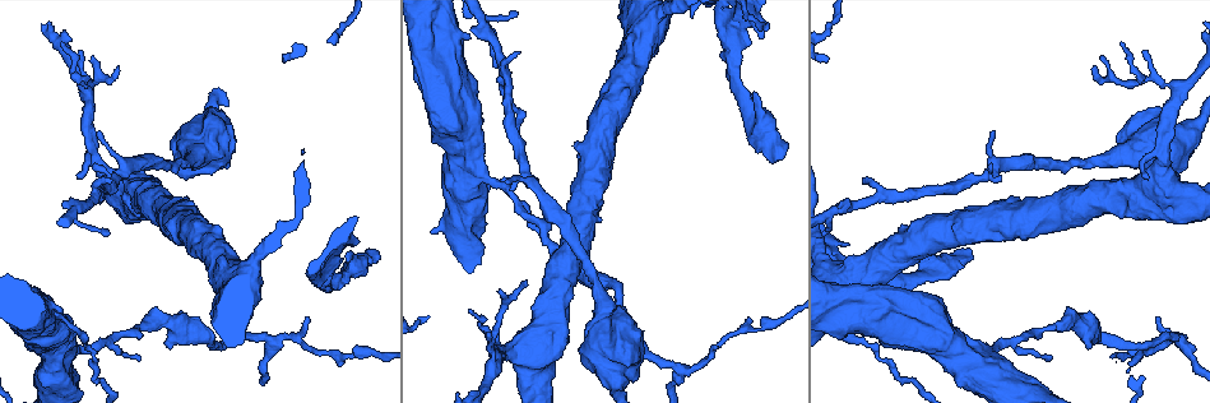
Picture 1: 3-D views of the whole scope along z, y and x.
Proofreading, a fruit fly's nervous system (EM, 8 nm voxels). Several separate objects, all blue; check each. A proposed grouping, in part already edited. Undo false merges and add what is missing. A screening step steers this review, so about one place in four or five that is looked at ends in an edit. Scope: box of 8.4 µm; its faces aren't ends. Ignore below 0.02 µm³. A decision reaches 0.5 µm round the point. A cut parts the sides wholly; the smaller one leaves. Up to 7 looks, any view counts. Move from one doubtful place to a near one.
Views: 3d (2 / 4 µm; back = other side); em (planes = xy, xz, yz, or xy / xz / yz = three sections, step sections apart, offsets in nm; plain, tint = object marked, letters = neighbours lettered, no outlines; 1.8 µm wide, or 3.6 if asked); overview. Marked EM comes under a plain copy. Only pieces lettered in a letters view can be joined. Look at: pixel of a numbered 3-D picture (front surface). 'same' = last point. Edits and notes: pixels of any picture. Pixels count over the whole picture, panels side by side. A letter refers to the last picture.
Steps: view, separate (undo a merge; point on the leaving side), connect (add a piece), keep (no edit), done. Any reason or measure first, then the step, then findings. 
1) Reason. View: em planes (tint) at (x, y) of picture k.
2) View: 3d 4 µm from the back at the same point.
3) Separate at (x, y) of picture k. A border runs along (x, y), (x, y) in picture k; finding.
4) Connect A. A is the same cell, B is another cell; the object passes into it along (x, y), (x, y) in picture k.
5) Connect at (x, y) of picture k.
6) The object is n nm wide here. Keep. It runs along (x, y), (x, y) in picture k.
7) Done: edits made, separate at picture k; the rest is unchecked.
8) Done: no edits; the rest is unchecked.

An open end. View: 3d 2 µm at (520, 52) of picture 1.

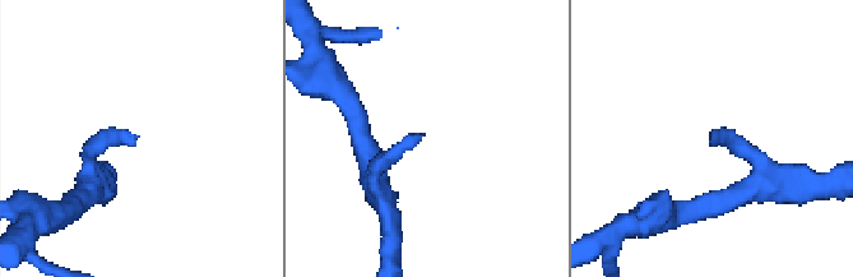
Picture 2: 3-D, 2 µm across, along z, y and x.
Shape alone is not enough. View: em planes (letters) at (132, 141) of picture 2.

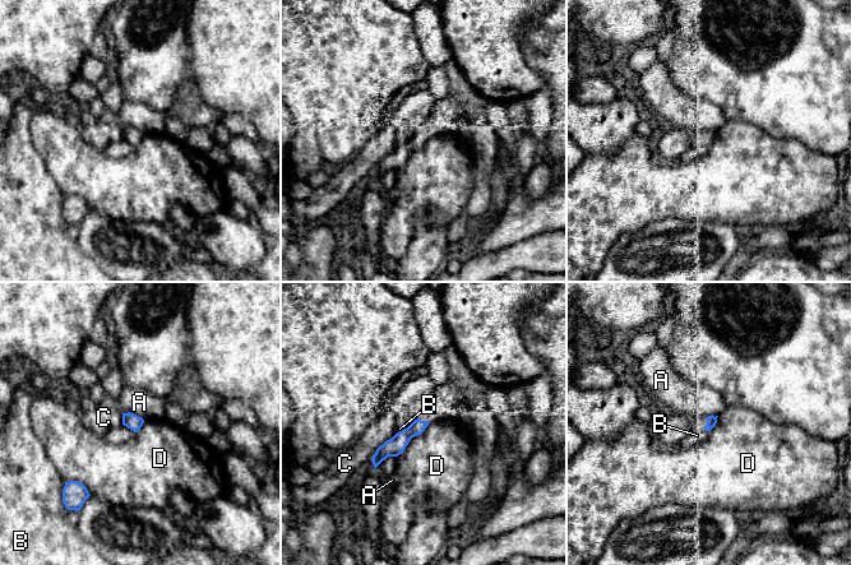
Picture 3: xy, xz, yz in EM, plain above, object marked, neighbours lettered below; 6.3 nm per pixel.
Keep. A, B, C and D are other cells; a border runs along (429, 422), (397, 457) in picture 3; none of them fits.

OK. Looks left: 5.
An open end. View: 3d 4 µm at (754, 91) of picture 1.

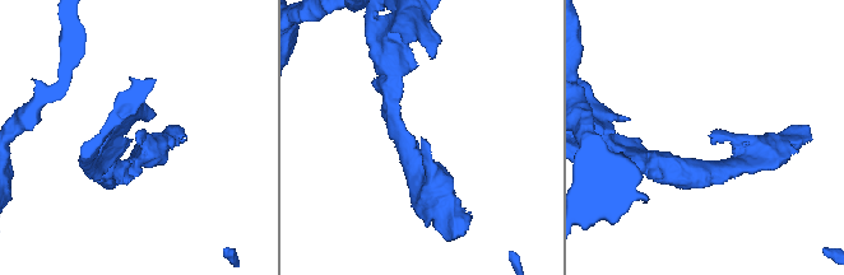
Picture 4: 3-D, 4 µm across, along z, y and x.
Now the EM. View: em planes (letters) at (139, 143) of picture 4.

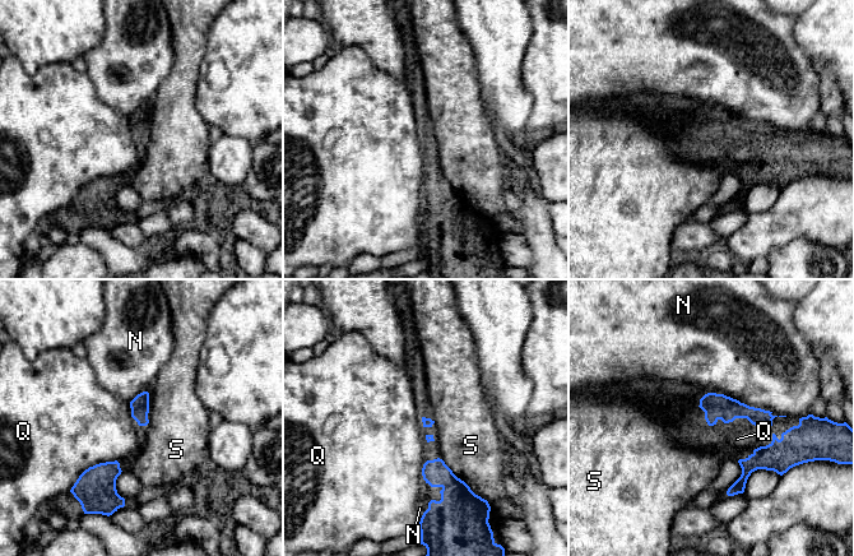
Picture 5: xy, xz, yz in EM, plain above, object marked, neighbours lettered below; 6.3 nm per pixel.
Keep. N, Q and S are other cells; no lettered piece goes on from it.

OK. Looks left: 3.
An open end. View: 3d 2 µm at (307, 318) of picture 1.

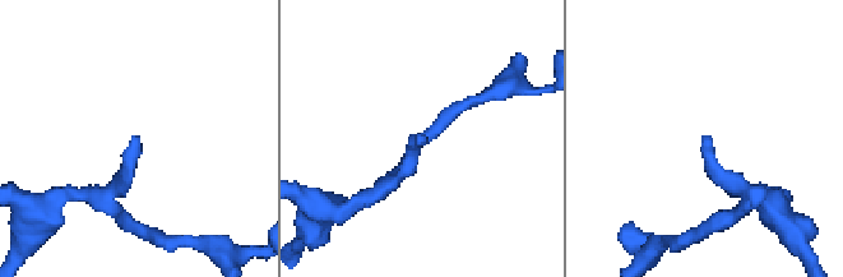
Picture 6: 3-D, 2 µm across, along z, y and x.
Now the EM. View: em xy step 16 (tint) at (420, 133) of picture 6.

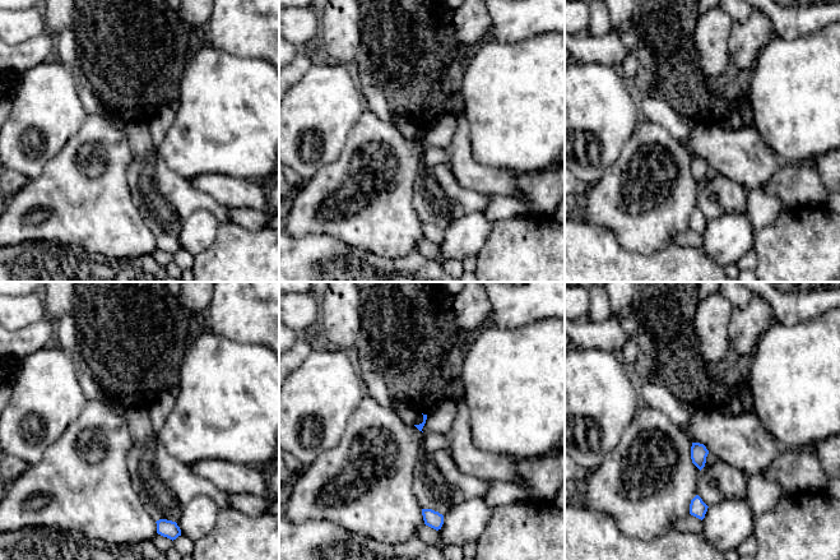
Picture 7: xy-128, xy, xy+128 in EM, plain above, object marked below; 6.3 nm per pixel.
Another direction. View: em planes (letters) at the same point.

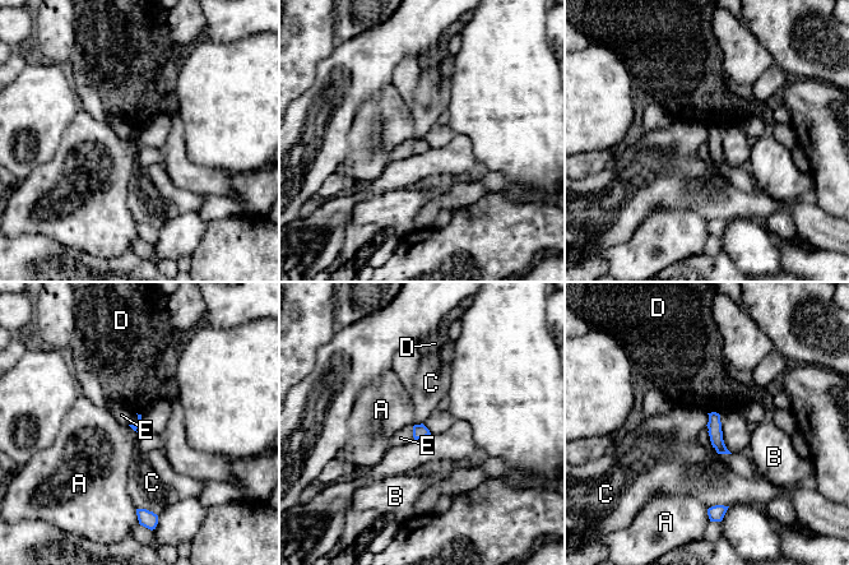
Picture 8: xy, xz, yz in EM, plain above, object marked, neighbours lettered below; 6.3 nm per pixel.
Keep. A, B, C, D and E are other cells; none of them fits.

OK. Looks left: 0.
Done: no edits; the rest is unchecked.

